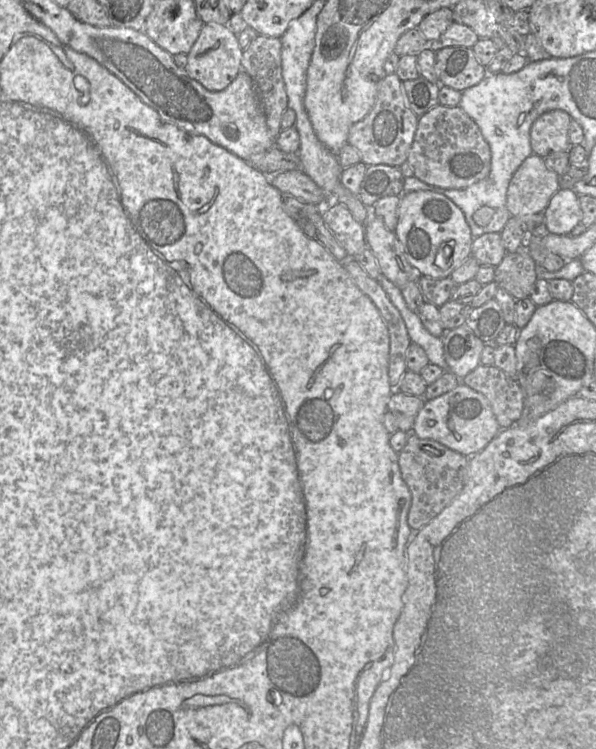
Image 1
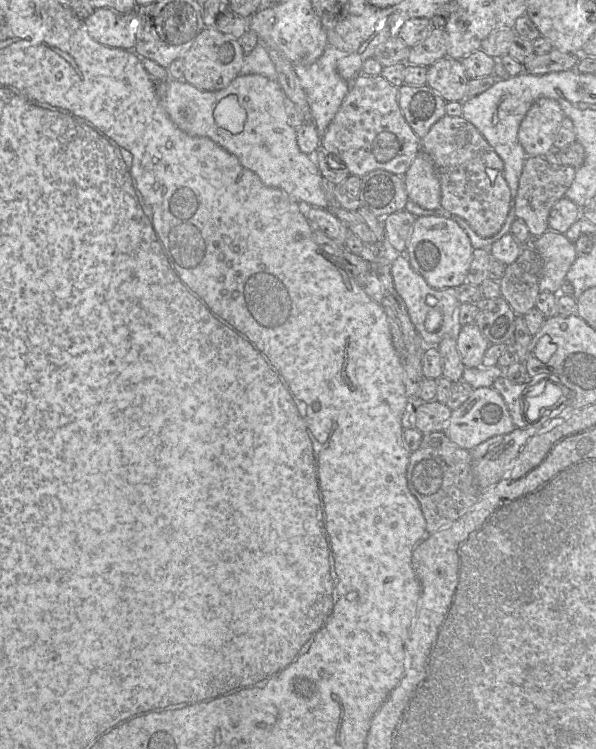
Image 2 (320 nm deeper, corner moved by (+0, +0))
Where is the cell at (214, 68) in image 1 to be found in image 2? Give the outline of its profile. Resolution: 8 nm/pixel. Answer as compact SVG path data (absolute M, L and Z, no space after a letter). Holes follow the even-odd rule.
M205 26L183 58L183 80L202 91L221 90L240 75L244 57L239 39Z

